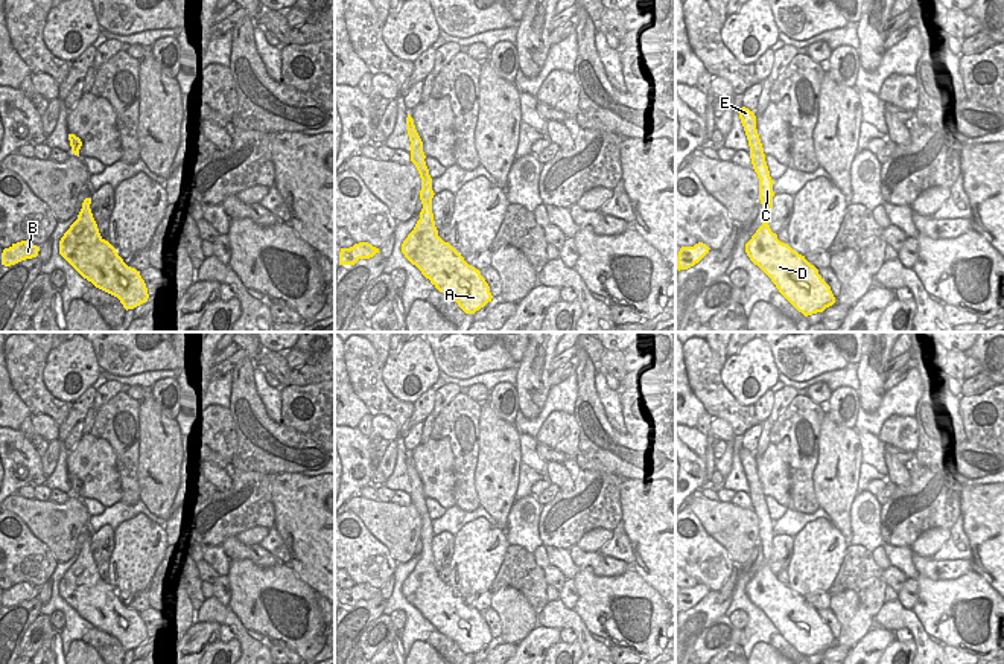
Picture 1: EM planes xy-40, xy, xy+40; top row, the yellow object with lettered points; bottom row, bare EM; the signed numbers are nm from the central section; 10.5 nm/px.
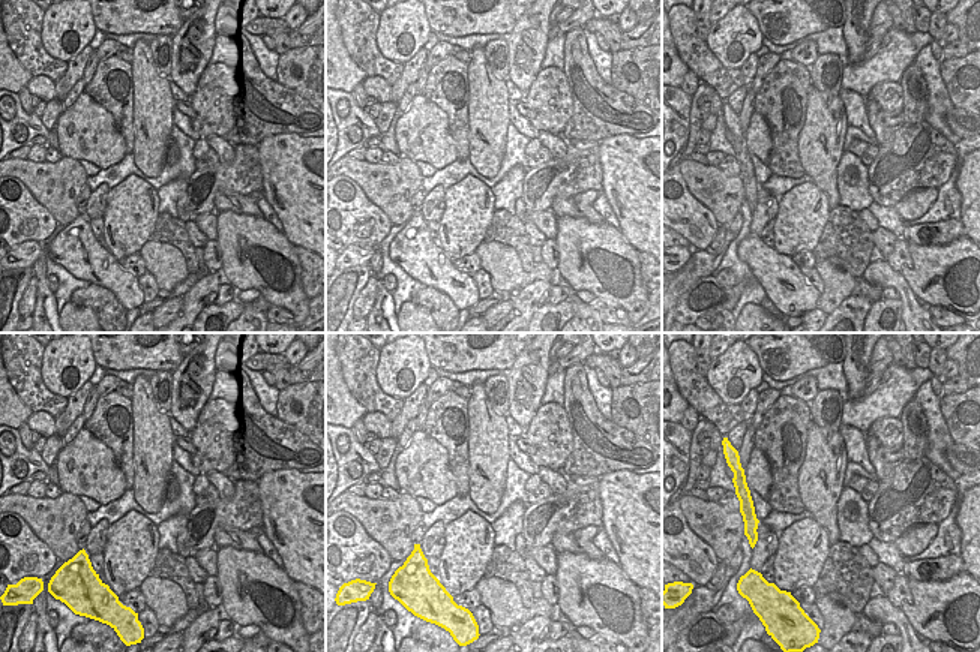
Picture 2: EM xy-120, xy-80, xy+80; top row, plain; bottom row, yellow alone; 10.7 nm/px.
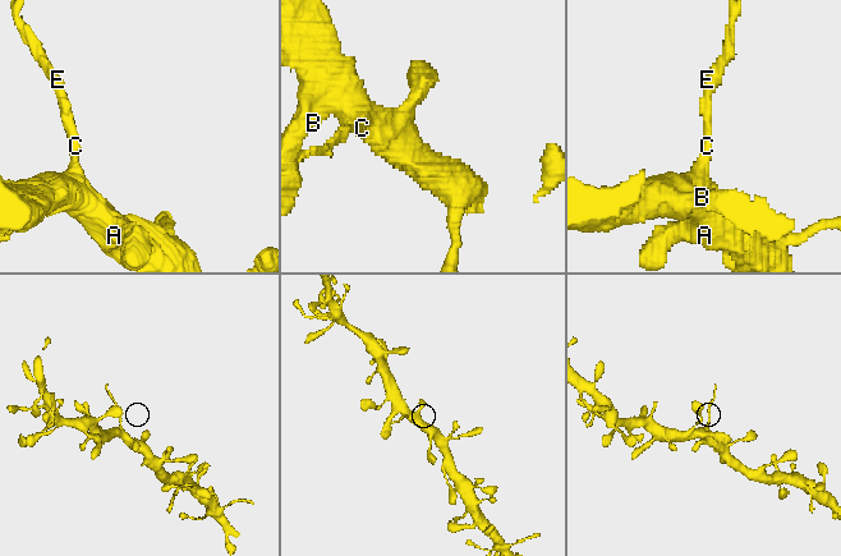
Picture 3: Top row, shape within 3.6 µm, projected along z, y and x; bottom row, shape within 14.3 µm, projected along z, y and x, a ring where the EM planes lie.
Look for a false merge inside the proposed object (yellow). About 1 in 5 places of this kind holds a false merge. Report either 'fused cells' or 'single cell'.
fused cells

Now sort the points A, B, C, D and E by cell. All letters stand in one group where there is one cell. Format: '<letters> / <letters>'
A B D / C E

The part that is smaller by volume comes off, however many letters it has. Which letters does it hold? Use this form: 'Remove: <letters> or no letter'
Remove: C, E

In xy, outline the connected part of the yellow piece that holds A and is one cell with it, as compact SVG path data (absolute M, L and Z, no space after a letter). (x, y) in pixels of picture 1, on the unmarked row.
M420 539L423 550L414 571L402 585L402 594L443 635L458 644L465 655L475 655L493 637L481 612L438 577L432 545Z

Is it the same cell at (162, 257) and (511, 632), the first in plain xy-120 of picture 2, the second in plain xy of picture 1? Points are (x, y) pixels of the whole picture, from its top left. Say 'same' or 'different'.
same

